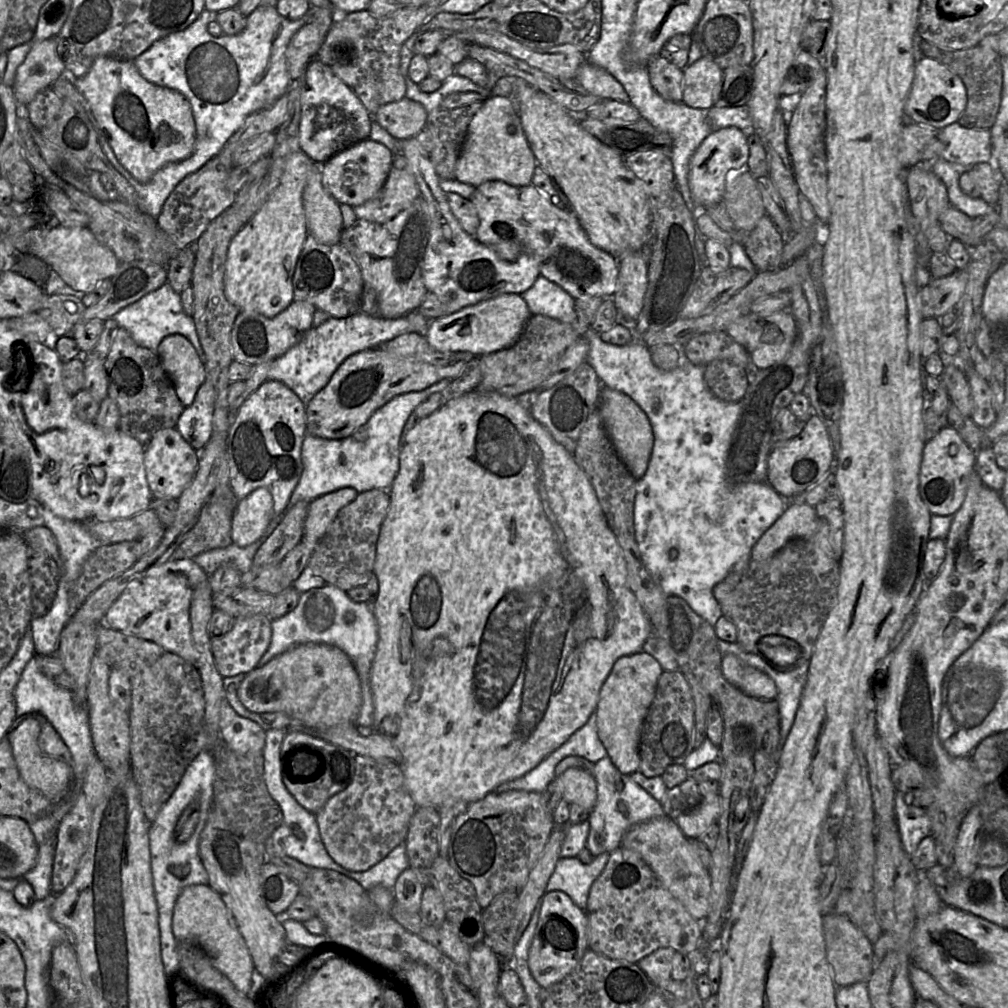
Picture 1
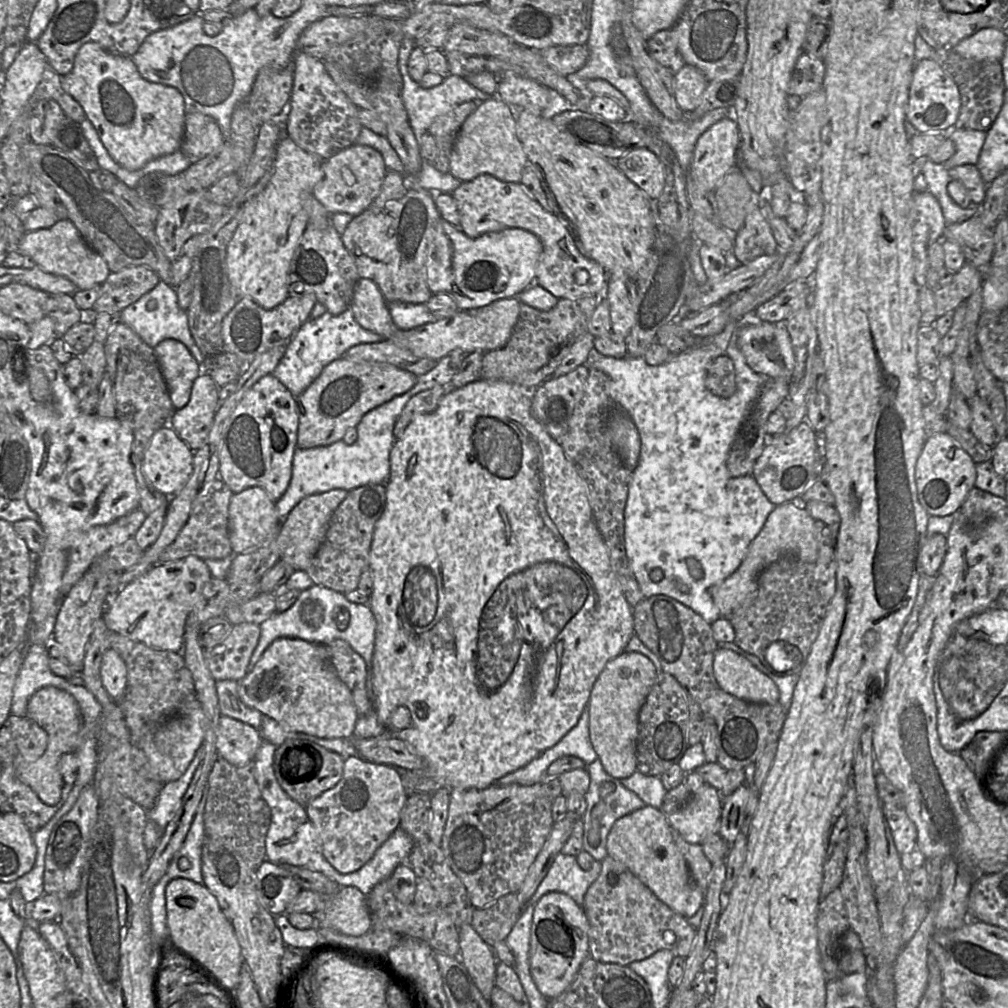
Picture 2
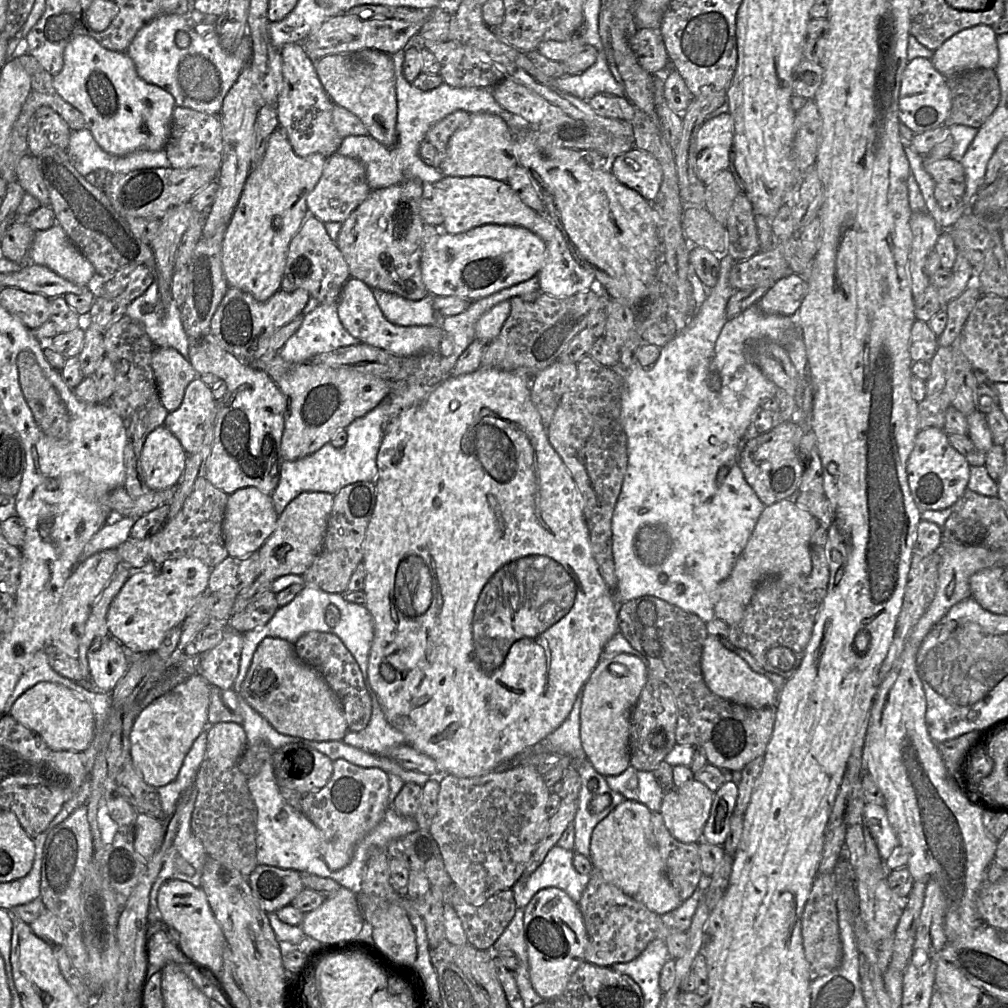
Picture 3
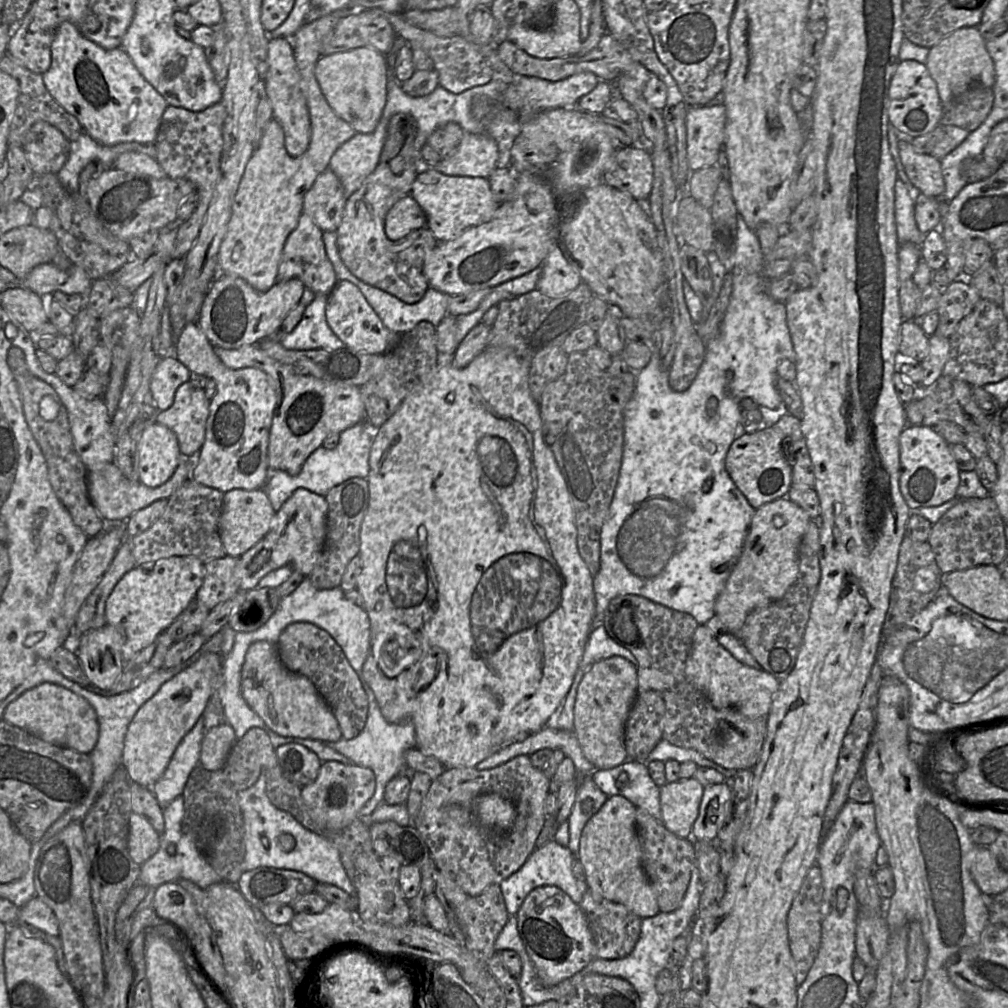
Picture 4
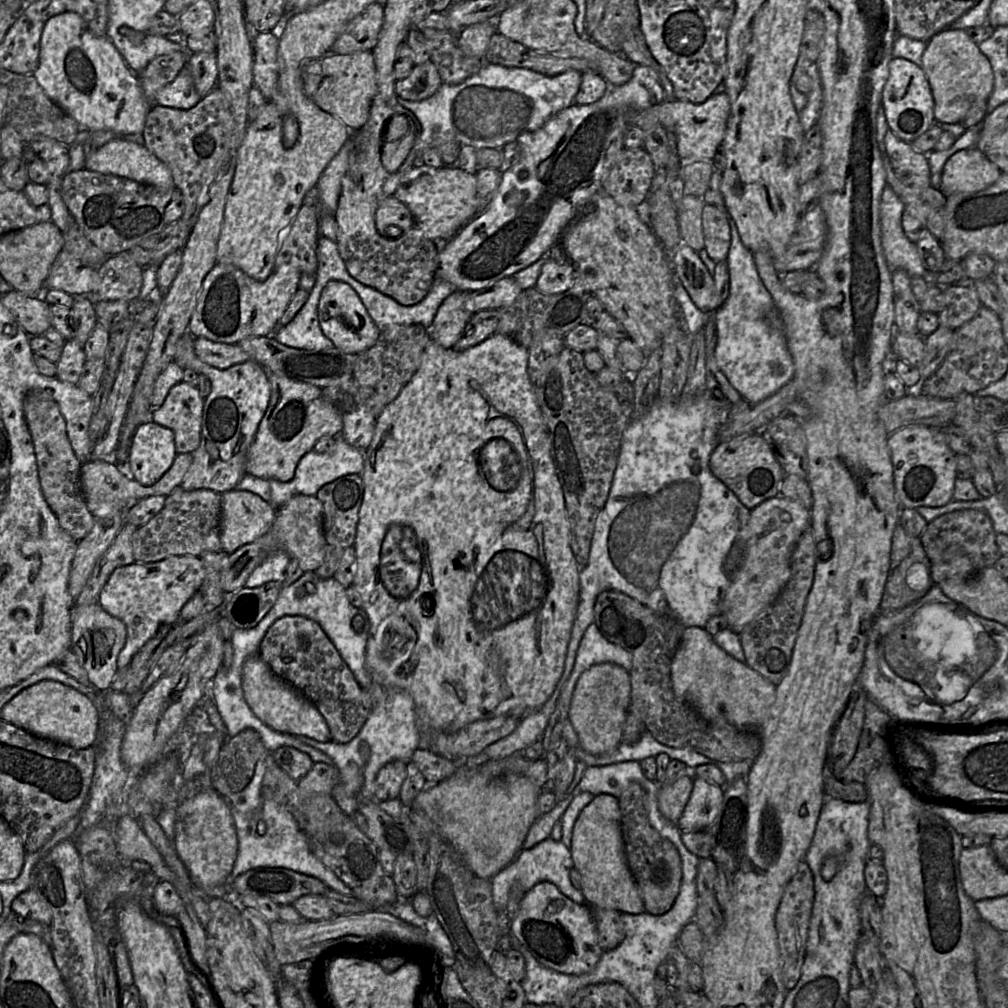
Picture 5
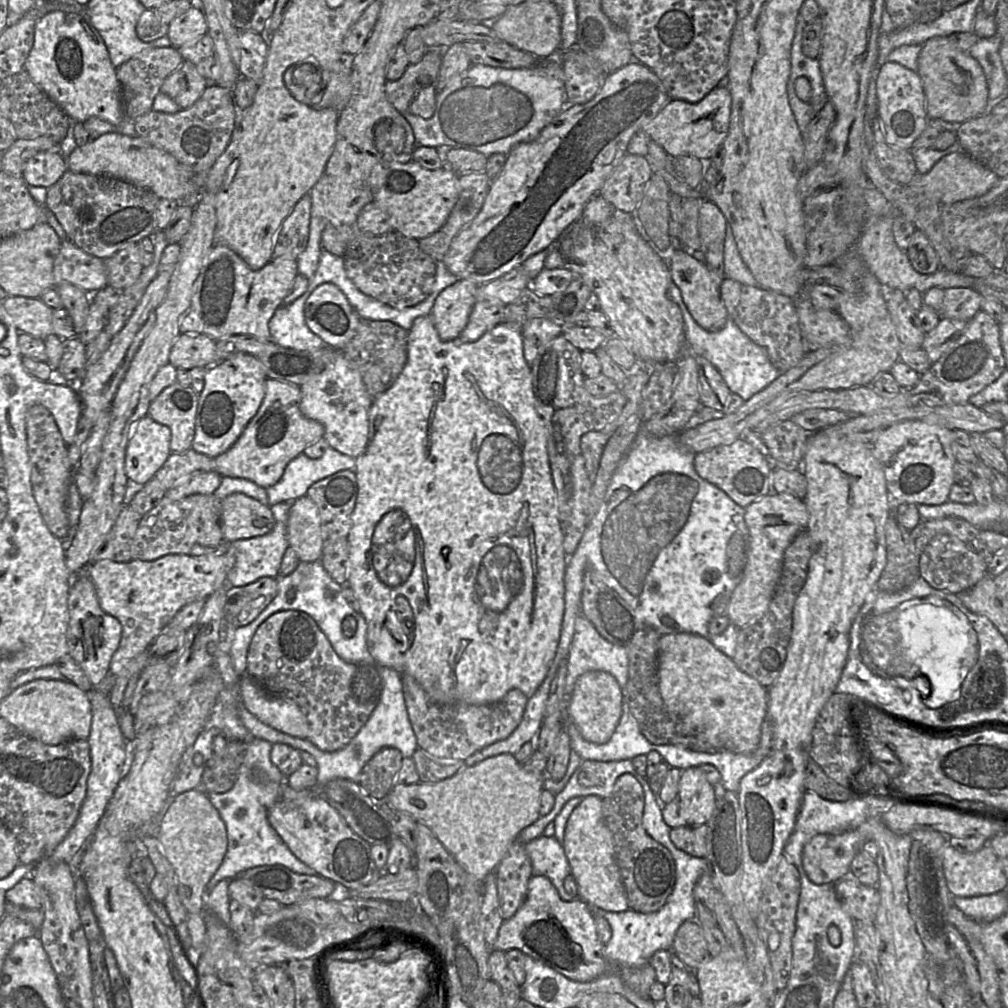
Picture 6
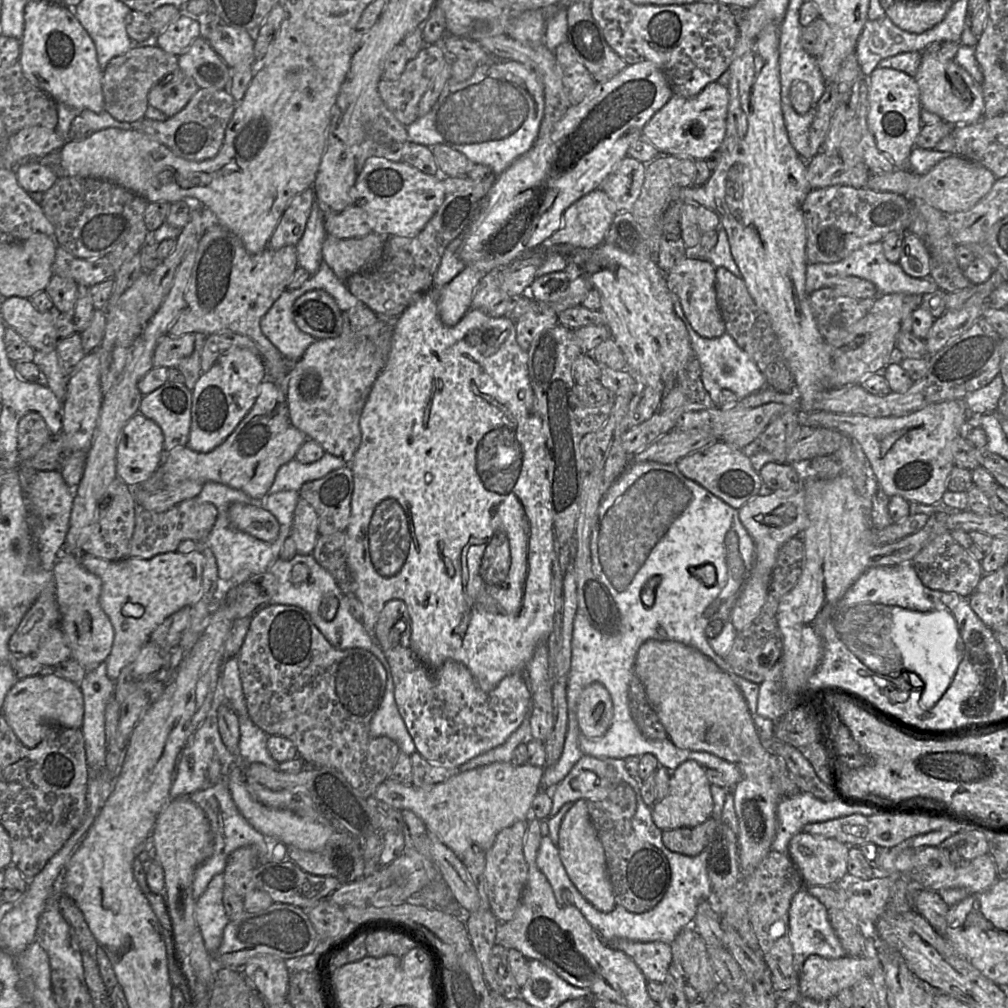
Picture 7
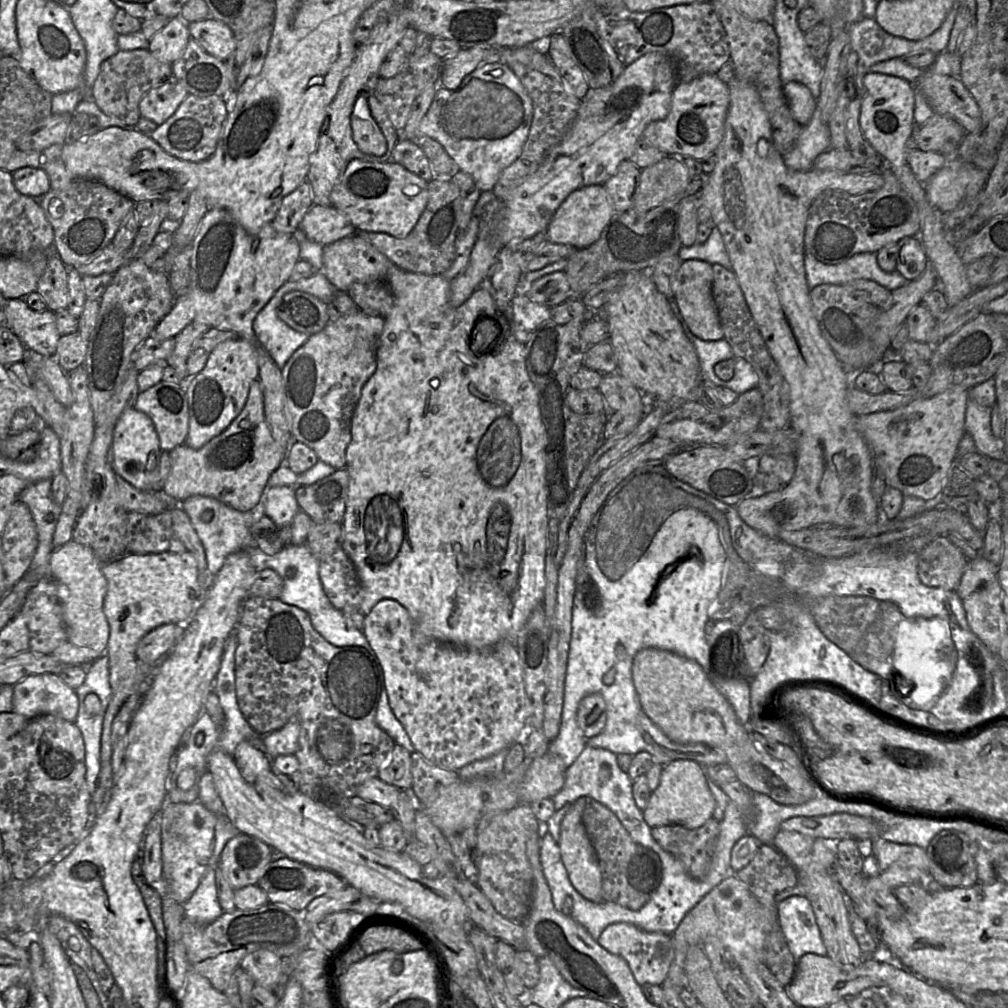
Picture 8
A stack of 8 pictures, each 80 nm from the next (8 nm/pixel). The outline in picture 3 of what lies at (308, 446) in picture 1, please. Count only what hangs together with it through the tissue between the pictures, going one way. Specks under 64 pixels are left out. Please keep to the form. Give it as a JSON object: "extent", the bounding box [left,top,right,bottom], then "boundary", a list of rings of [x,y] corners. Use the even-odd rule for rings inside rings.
{"extent":[270,277,539,515],"boundary":[[[538,277],[500,290],[490,296],[472,302],[467,310],[455,315],[441,318],[441,326],[453,343],[453,354],[440,358],[441,374],[451,375],[452,370],[463,351],[475,339],[477,321],[496,304],[539,291]],[[386,398],[369,413],[353,421],[345,429],[347,442],[343,447],[336,448],[328,443],[313,454],[299,460],[282,461],[278,485],[270,495],[277,515],[280,515],[286,506],[303,492],[327,492],[335,495],[344,486],[355,482],[375,483],[378,475],[377,455],[385,426],[389,422],[389,406],[390,400]]]}

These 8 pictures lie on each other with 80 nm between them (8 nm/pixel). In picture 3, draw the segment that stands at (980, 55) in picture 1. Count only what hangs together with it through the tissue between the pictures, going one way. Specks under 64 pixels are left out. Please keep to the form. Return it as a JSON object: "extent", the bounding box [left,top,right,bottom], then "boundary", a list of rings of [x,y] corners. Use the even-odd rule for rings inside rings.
{"extent":[944,69,1001,127],"boundary":[[[971,69],[947,79],[952,106],[944,126],[982,127],[1000,101],[1001,91],[995,69]]]}

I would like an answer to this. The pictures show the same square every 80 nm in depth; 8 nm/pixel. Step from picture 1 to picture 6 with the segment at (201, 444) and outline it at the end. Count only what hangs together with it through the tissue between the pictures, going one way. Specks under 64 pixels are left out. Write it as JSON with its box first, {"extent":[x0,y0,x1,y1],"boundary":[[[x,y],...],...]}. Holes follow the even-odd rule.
{"extent":[147,382,199,453],"boundary":[[[176,382],[149,404],[147,416],[171,431],[170,449],[173,453],[192,448],[198,402],[199,394]]]}

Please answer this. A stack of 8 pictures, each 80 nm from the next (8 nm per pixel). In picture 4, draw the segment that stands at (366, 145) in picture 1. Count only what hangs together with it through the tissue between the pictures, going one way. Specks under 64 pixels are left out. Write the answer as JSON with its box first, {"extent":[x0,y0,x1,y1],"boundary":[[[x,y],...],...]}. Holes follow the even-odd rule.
{"extent":[303,168,347,232],"boundary":[[[327,168],[306,193],[303,211],[323,232],[337,231],[343,218],[347,198],[341,181]]]}

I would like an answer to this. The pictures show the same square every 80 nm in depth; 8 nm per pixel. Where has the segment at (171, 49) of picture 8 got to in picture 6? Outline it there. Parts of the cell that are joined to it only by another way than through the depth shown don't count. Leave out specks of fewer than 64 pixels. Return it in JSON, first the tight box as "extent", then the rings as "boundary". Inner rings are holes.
{"extent":[166,5,207,49],"boundary":[[[193,5],[173,19],[166,36],[173,47],[180,49],[204,36],[207,29],[207,21],[202,8],[199,5]]]}

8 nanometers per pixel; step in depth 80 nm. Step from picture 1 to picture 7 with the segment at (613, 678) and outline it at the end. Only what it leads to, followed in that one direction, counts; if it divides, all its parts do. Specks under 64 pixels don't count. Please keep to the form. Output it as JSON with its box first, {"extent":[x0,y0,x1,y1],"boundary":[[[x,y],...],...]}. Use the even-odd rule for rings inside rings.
{"extent":[577,683,613,738],"boundary":[[[601,683],[588,685],[577,704],[579,730],[587,738],[601,738],[608,731],[613,719],[610,693]]]}

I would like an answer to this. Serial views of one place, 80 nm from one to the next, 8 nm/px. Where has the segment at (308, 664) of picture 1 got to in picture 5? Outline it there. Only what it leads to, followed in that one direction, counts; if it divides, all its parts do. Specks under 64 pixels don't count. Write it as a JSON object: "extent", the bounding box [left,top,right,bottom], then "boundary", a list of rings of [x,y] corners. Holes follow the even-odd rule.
{"extent":[242,654,332,742],"boundary":[[[257,654],[251,655],[244,663],[242,690],[244,699],[255,716],[273,730],[320,742],[332,741],[329,727],[316,706],[291,684],[276,676]]]}

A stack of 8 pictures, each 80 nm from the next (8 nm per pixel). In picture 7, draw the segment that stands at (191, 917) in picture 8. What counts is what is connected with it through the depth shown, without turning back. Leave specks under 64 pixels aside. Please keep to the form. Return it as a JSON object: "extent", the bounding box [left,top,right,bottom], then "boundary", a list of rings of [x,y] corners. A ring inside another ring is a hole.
{"extent":[194,874,230,955],"boundary":[[[223,874],[215,875],[195,902],[194,914],[197,926],[206,949],[214,955],[218,955],[216,951],[222,942],[224,929],[230,921],[223,905],[225,885]]]}

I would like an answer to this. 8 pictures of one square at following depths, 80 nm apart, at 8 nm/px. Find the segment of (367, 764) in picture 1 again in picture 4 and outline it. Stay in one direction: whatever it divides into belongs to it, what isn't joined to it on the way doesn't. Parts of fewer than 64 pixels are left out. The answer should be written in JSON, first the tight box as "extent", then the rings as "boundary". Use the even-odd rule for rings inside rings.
{"extent":[301,761,375,830],"boundary":[[[328,761],[321,764],[316,780],[301,788],[302,798],[312,817],[322,827],[343,830],[355,819],[375,792],[374,772],[367,767]]]}

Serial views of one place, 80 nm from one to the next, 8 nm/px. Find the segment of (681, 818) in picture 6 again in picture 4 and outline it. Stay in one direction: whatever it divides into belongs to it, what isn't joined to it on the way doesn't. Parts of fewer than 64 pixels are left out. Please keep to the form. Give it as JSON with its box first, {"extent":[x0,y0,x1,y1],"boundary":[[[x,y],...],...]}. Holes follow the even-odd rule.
{"extent":[692,781,730,842],"boundary":[[[730,781],[704,787],[699,814],[692,827],[695,842],[714,842],[730,812]]]}

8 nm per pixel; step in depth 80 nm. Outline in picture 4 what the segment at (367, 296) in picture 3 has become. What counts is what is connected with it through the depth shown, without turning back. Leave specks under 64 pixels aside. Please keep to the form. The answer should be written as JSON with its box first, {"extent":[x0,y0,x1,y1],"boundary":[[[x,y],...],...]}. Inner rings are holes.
{"extent":[326,281,401,354],"boundary":[[[338,281],[328,295],[326,320],[334,334],[350,348],[366,354],[384,354],[393,349],[400,341],[401,334],[391,332],[369,305],[360,289],[353,283]]]}

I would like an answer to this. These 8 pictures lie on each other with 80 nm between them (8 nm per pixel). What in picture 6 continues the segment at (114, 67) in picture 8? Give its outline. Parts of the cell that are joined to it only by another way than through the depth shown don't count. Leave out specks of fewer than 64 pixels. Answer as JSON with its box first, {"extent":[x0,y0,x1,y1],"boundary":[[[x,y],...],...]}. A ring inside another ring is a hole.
{"extent":[116,47,184,121],"boundary":[[[153,47],[145,49],[116,68],[116,76],[121,87],[121,98],[126,120],[135,121],[152,110],[156,96],[166,78],[184,62],[180,49],[175,47]]]}

